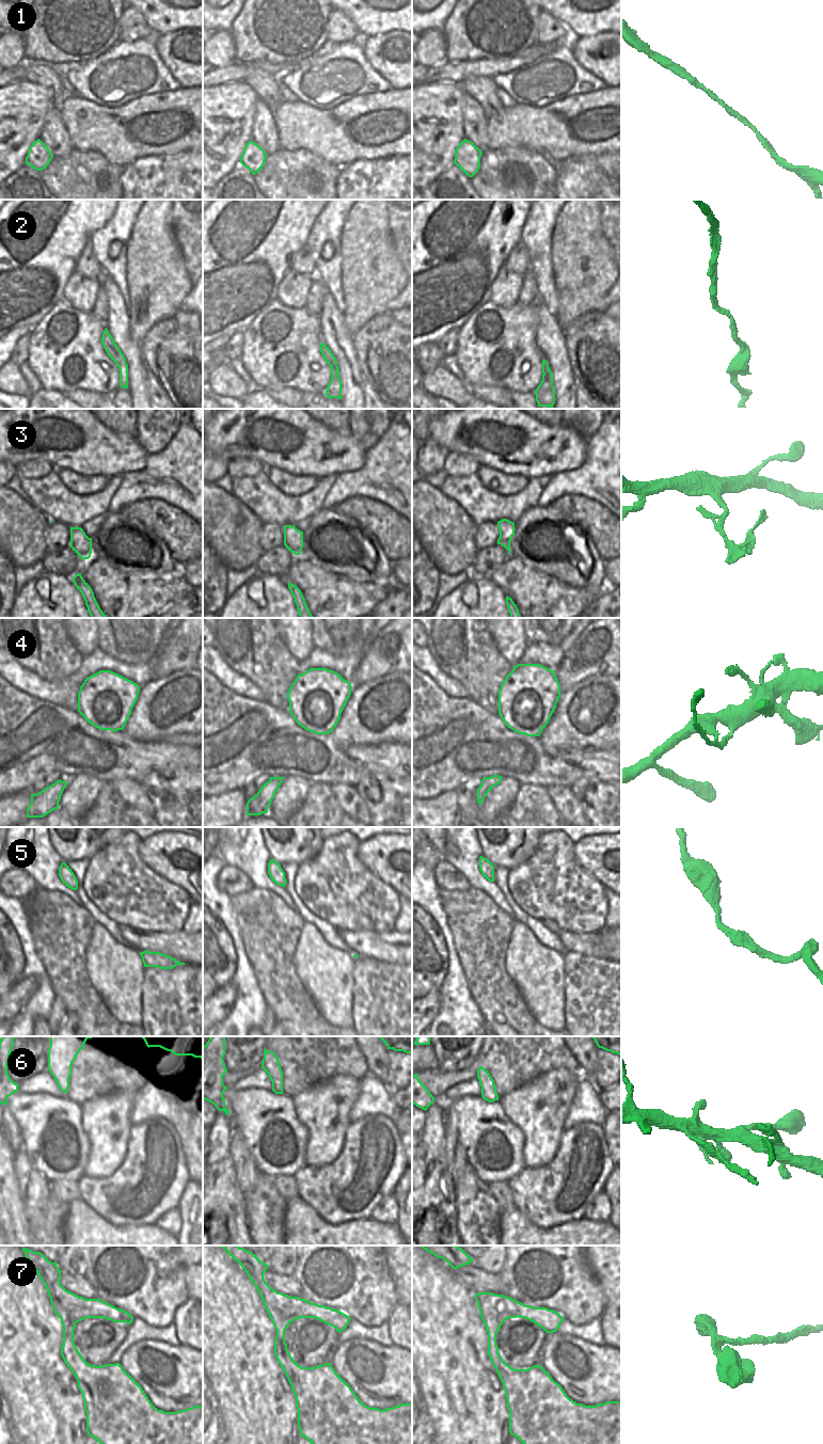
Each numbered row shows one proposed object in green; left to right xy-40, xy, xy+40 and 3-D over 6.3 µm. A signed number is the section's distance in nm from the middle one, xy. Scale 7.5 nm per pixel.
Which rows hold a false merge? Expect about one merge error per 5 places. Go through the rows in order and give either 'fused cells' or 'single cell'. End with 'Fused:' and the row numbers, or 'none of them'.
1: single cell
2: single cell
3: fused cells
4: fused cells
5: single cell
6: single cell
7: single cell
Fused: 3, 4

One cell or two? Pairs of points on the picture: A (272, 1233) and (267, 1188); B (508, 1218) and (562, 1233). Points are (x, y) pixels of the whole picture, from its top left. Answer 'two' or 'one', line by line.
A: one
B: one

